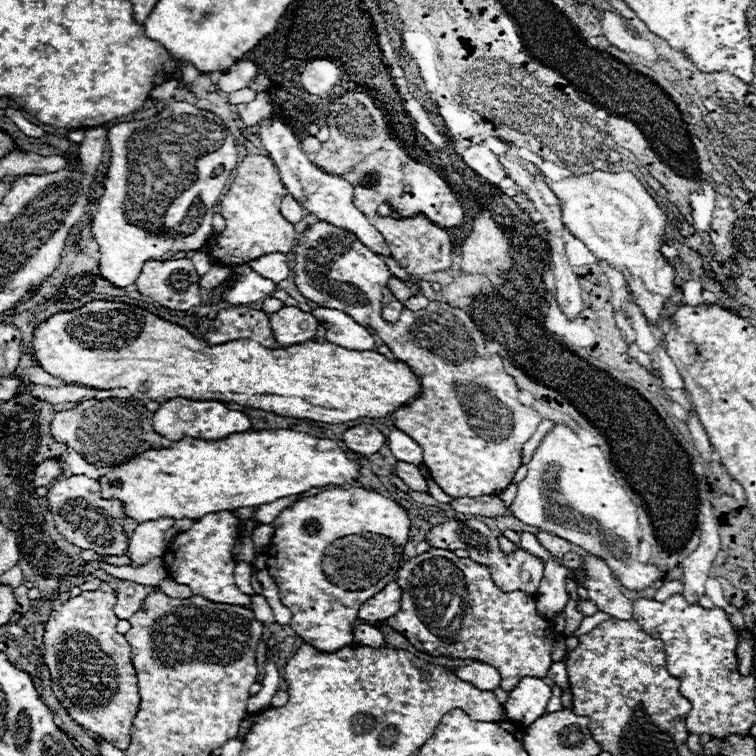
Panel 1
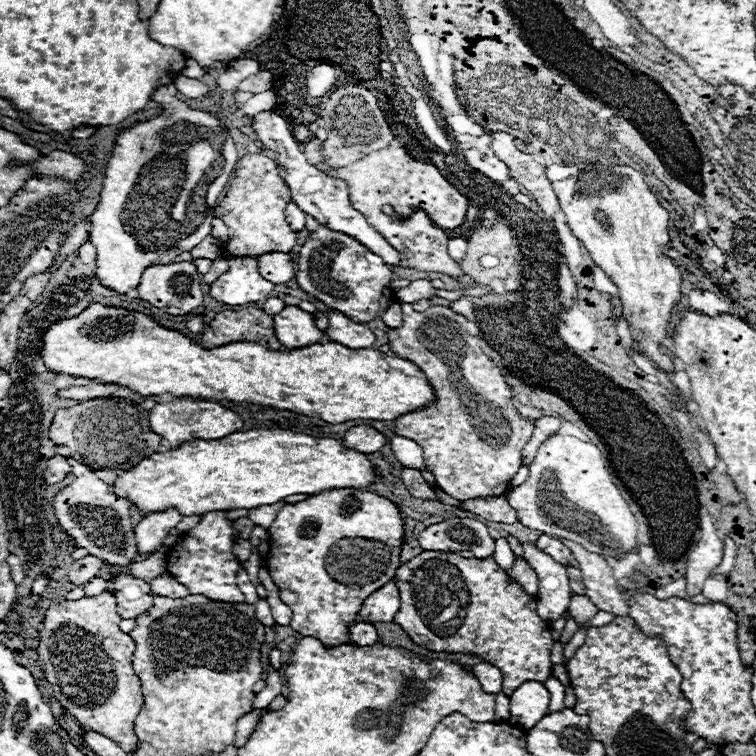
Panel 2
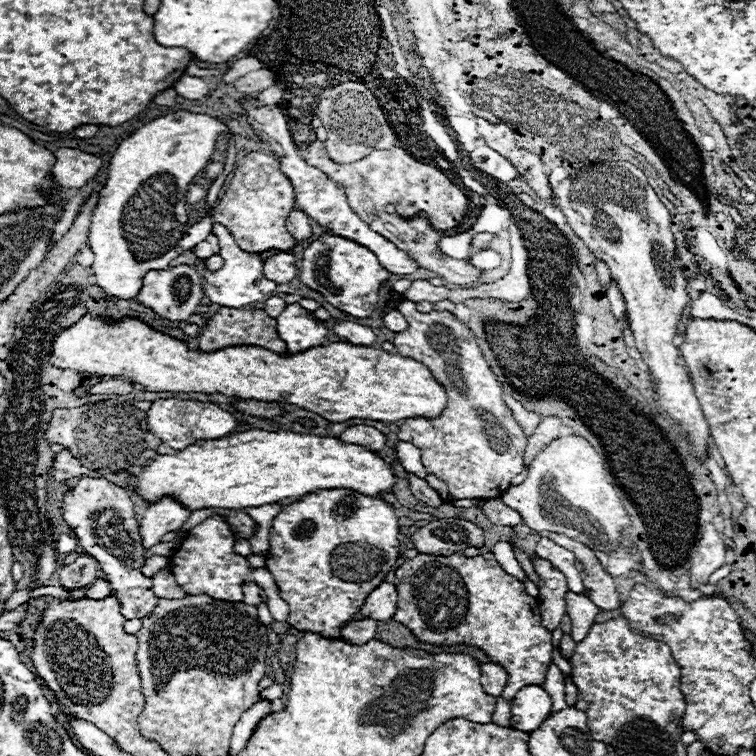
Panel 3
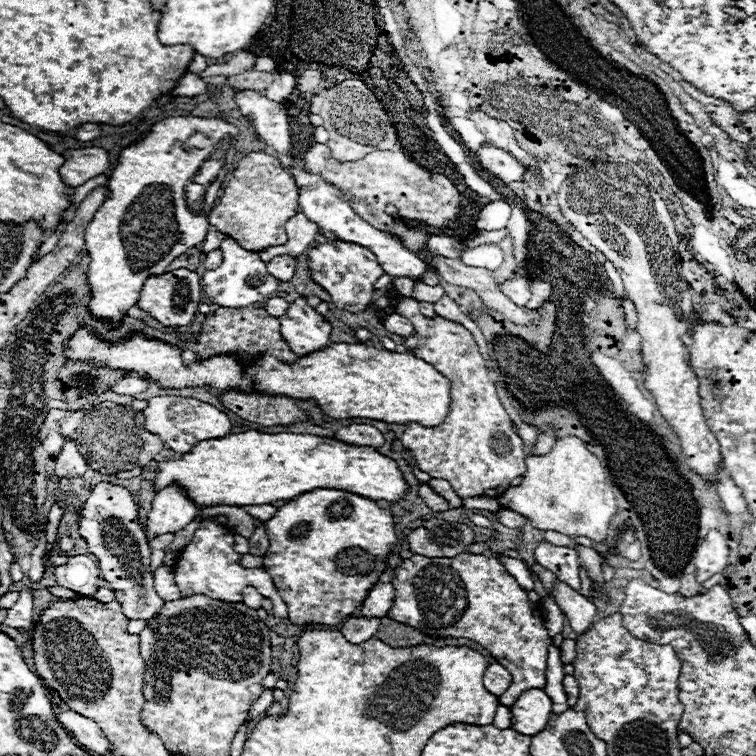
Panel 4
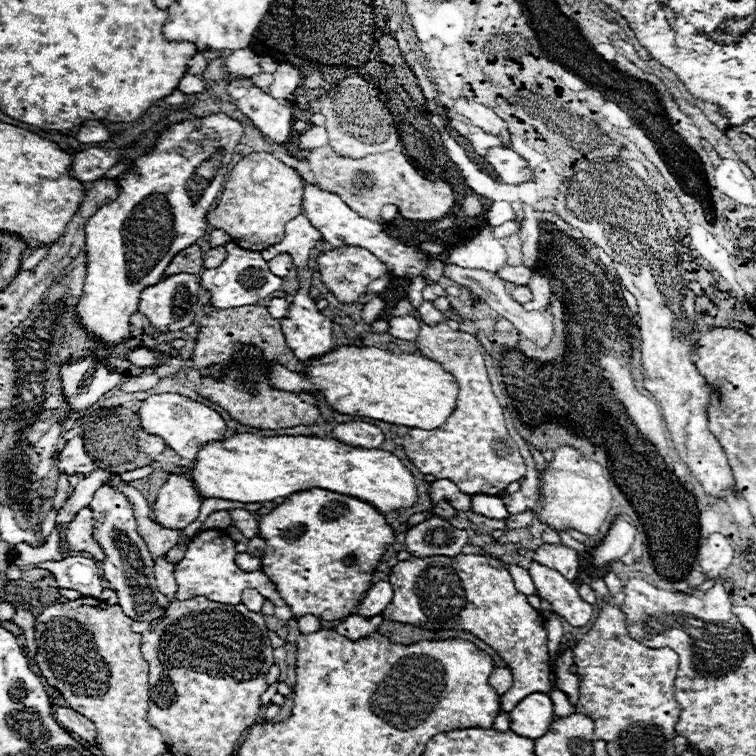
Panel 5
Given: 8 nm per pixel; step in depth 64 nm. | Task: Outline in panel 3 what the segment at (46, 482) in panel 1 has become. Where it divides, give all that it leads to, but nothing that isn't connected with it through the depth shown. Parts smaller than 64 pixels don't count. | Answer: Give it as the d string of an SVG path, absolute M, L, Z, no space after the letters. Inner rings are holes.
M66 448L54 458L54 466L52 466L52 478L54 480L62 482L62 480L68 480L70 476L80 476L78 464L72 464L70 466L70 458L74 458L74 456Z

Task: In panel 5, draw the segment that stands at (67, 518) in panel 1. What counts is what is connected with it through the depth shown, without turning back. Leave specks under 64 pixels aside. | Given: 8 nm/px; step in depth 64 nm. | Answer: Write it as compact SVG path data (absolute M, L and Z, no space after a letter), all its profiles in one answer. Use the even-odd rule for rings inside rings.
M102 486L94 492L90 508L94 510L94 526L96 526L94 536L108 556L106 562L102 564L102 572L104 572L104 578L112 584L112 588L118 592L118 598L120 598L118 604L124 608L126 616L130 616L132 620L152 622L156 618L162 618L164 608L170 604L170 600L156 586L154 560L144 538L136 530L136 520L134 520L130 502L114 488Z

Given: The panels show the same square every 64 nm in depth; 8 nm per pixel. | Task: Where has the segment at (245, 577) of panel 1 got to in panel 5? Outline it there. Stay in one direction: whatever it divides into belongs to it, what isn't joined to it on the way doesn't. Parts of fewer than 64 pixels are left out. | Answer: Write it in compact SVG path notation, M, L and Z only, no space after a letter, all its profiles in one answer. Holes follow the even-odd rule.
M246 588L242 593L242 604L253 612L261 612L264 597L253 588Z

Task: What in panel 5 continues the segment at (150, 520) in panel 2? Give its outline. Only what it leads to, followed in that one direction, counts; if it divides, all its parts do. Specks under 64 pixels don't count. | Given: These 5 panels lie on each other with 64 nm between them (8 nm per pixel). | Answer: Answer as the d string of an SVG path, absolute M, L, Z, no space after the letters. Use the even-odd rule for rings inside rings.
M170 474L154 502L154 522L182 530L198 518L202 500L190 474Z

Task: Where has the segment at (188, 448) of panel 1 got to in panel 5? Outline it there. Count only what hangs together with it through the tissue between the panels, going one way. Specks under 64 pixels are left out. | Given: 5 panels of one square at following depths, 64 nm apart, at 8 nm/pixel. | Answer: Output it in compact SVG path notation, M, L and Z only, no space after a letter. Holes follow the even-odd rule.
M236 434L222 442L206 444L194 462L194 466L178 466L172 472L190 472L196 480L196 488L200 496L204 498L222 498L222 500L234 500L234 502L272 502L286 498L300 490L310 488L322 488L330 492L340 492L352 498L358 498L362 502L372 504L378 512L388 514L392 510L410 508L418 502L418 488L414 482L414 476L408 472L408 468L386 450L376 448L352 448L338 440L322 440L316 436L270 436L270 438L258 438L252 434Z

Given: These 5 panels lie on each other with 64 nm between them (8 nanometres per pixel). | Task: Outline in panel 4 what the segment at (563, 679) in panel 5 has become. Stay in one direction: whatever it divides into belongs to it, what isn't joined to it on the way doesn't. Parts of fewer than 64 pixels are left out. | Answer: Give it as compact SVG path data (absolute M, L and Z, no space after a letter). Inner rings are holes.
M566 638L560 646L560 660L562 664L570 664L574 660L574 648L576 648L576 640L570 640ZM564 676L562 684L564 684L564 692L568 696L570 706L574 706L576 700L578 700L578 682L576 682L576 678L574 676Z

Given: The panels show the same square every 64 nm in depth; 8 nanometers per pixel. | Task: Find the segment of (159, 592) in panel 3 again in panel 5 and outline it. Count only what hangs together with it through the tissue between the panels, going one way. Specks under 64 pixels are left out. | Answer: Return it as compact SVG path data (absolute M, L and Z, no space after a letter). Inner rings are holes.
M166 556L156 558L156 584L160 588L160 592L164 592L168 596L168 600L174 600L174 592L176 592L176 580L174 580L174 564L170 564L166 560Z

